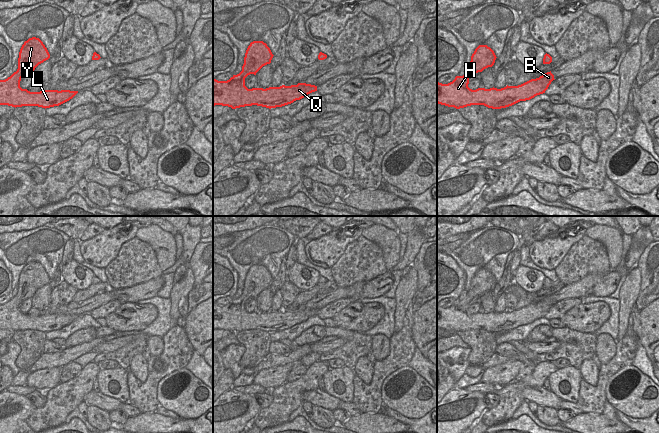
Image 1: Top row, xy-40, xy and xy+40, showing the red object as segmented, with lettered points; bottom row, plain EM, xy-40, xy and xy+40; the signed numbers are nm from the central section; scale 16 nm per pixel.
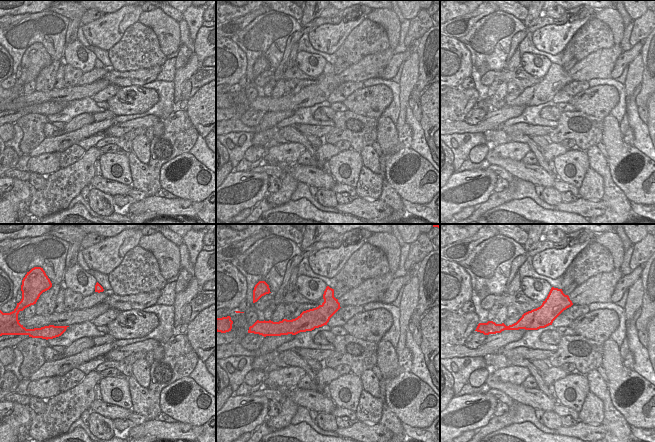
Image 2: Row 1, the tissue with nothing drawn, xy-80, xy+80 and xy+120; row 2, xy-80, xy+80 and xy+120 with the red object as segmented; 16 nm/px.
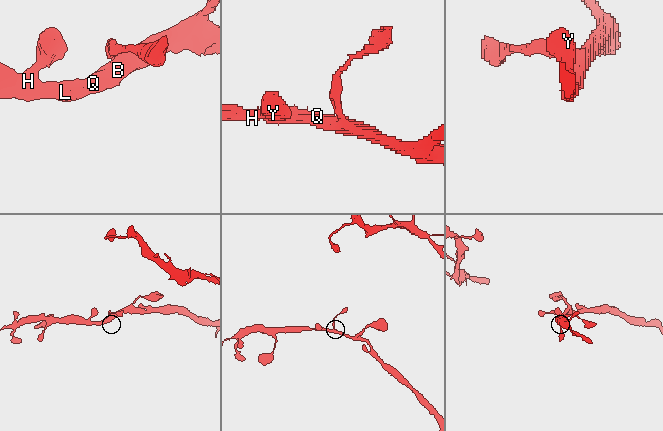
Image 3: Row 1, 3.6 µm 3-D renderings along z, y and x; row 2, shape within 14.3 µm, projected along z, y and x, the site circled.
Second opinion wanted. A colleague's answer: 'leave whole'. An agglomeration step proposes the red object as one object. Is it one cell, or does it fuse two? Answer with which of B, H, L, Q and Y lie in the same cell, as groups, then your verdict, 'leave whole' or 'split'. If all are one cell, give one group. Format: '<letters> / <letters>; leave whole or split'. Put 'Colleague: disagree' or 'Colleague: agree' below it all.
B H L Q Y; leave whole
Colleague: agree

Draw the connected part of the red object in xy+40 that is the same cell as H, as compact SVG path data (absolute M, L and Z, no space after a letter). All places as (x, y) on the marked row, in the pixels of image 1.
M479 45L471 56L470 65L467 67L467 71L463 76L456 76L455 79L448 83L442 84L437 82L437 103L448 107L454 107L456 109L464 108L471 105L484 105L492 109L501 109L512 106L520 101L526 101L534 98L537 95L545 93L549 85L554 79L554 75L547 72L536 79L531 79L518 86L506 86L501 89L497 88L478 88L472 90L468 87L469 78L475 73L482 72L488 67L492 67L496 60L494 51L487 45Z

